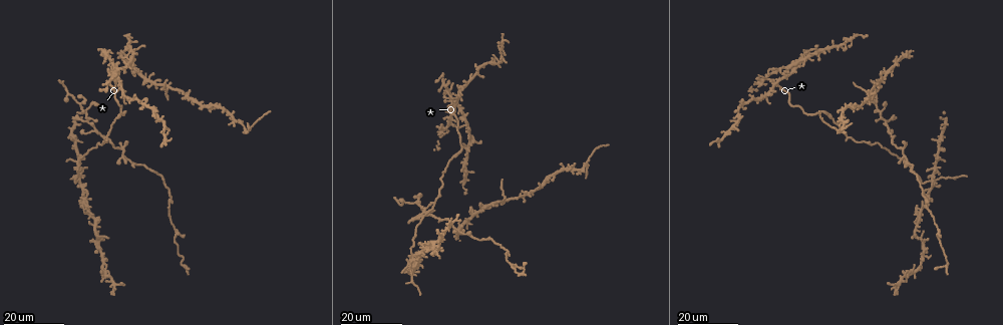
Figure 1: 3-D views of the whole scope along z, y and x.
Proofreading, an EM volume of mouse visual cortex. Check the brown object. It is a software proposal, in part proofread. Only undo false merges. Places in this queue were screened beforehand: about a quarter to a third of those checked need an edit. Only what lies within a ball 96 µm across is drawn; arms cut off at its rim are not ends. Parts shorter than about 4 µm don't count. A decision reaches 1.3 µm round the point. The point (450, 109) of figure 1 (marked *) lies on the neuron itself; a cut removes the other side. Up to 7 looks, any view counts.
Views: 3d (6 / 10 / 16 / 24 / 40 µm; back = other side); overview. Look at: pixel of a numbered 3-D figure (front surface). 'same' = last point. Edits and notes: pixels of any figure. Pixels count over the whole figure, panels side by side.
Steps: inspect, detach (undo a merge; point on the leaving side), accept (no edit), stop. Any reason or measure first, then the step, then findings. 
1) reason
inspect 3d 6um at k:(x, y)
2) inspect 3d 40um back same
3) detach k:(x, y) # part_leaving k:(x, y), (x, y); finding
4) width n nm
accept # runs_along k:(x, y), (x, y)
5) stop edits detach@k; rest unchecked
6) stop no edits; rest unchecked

three arms meet
inspect 3d 24um at 1:(449, 103)

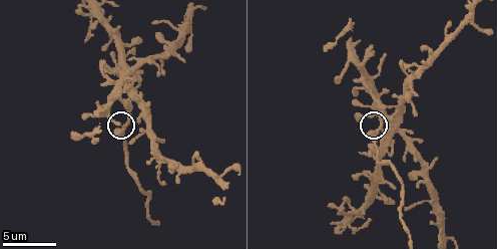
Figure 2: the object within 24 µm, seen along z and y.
inspect 3d 6um at 2:(123, 126)

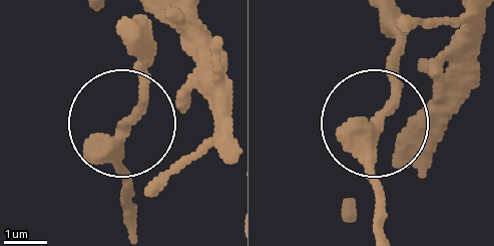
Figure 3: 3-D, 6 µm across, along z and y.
accept # runs_along 3:(120, 175), (120, 132), (142, 88), (142, 27); one neuron here

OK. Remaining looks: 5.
a fork
inspect 3d 16um at 1:(875, 105)

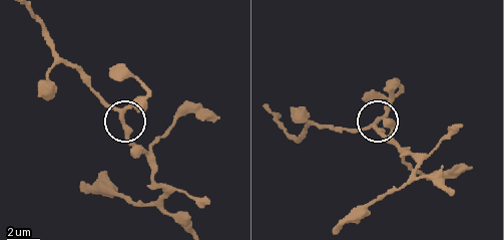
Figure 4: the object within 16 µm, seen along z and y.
inspect 3d 6um at 4:(118, 108)

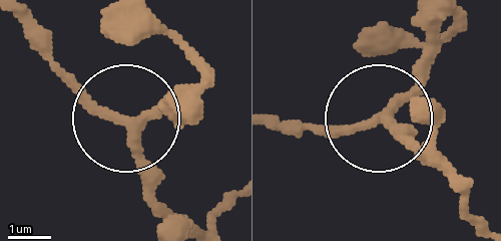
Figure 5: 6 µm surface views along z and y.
arms 3
accept # one neuron here

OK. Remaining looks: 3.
four arms meet
inspect 3d 24um at 1:(894, 65)

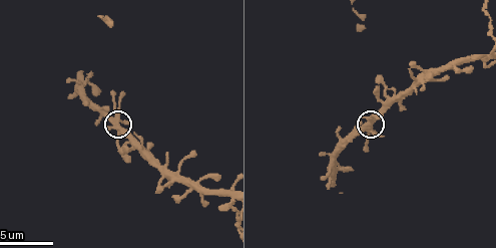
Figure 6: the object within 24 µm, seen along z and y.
zoom in
inspect 3d 6um at 6:(111, 119)

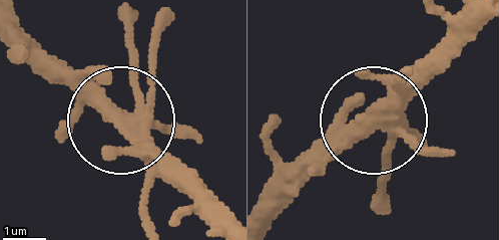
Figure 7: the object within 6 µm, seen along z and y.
accept # all the same neuron

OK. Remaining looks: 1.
stop no edits; rest unchecked

